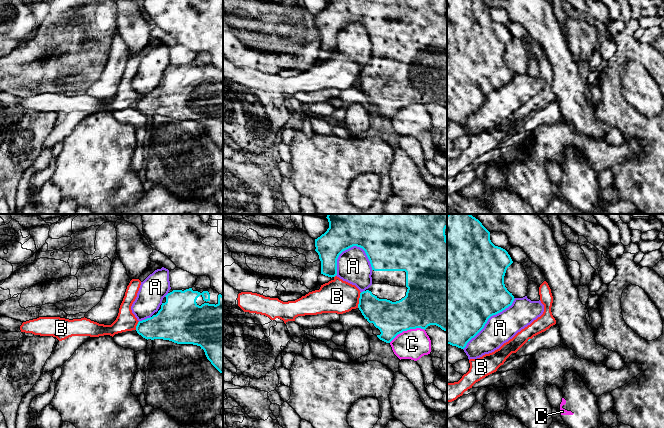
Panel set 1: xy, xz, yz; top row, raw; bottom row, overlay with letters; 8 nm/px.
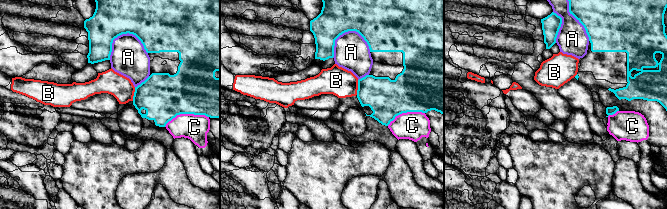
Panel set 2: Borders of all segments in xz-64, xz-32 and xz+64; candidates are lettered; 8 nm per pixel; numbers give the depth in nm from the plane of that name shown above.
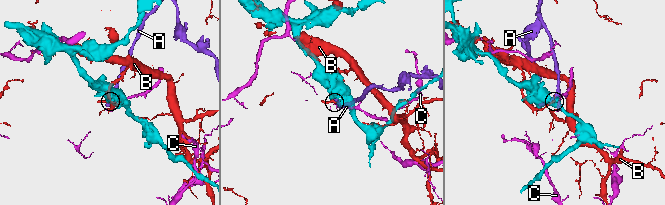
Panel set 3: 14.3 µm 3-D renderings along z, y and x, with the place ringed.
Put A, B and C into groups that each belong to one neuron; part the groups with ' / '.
A / B / C

